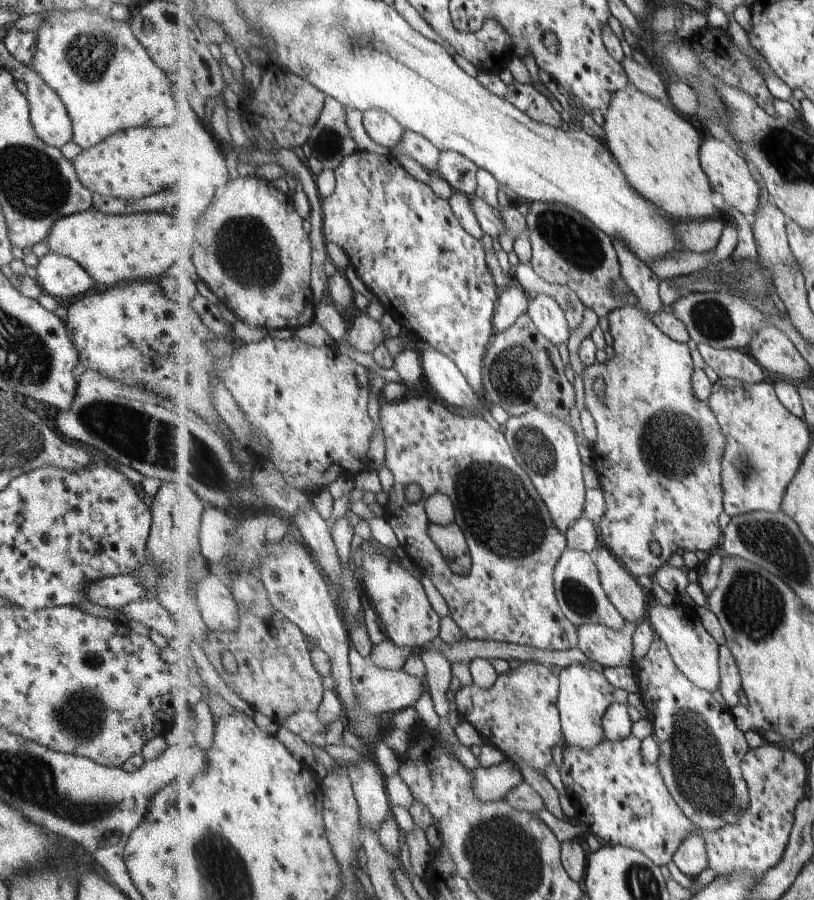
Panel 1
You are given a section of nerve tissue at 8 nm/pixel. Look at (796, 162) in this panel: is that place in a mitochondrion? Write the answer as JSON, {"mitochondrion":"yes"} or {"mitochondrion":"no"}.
{"mitochondrion":"yes"}

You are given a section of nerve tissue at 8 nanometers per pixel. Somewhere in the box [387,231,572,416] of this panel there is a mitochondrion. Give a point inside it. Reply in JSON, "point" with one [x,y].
{"point":[512,377]}

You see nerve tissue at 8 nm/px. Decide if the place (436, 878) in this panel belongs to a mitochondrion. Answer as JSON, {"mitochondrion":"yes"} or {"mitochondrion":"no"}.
{"mitochondrion":"no"}

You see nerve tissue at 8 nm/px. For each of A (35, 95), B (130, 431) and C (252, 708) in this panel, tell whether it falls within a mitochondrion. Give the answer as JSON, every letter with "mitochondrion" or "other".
{"A":"other","B":"mitochondrion","C":"other"}

